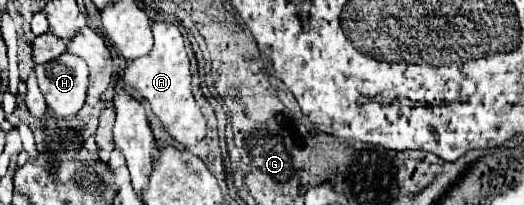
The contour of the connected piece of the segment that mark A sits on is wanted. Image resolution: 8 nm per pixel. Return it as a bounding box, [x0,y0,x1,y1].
[123,23,205,147]

